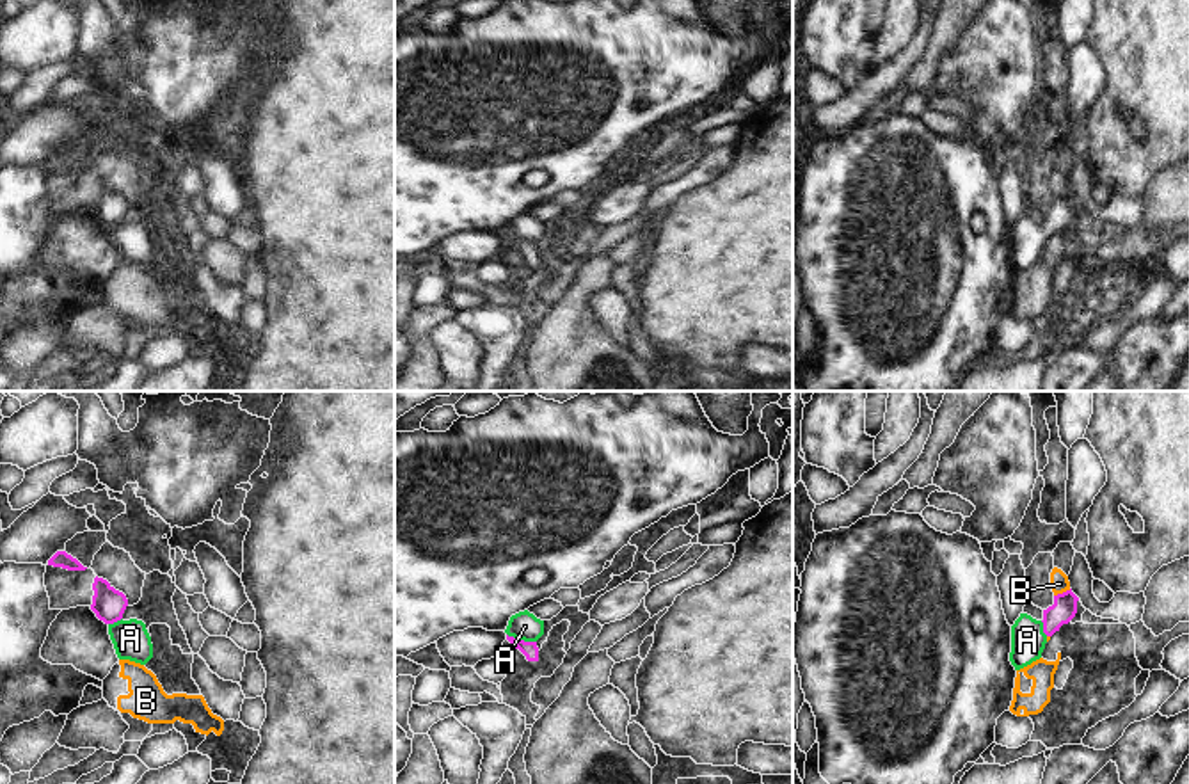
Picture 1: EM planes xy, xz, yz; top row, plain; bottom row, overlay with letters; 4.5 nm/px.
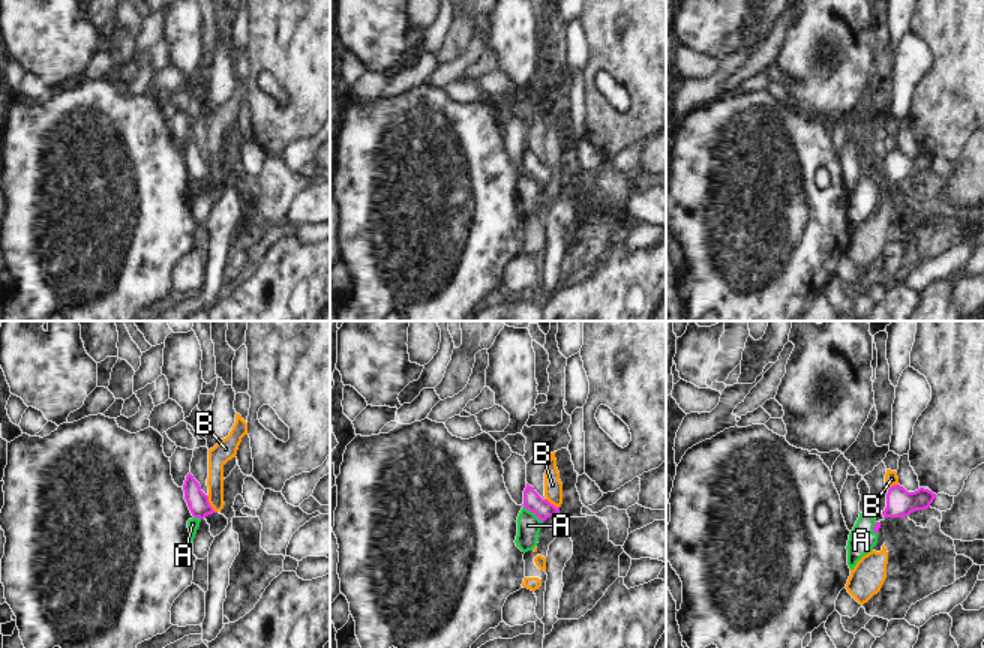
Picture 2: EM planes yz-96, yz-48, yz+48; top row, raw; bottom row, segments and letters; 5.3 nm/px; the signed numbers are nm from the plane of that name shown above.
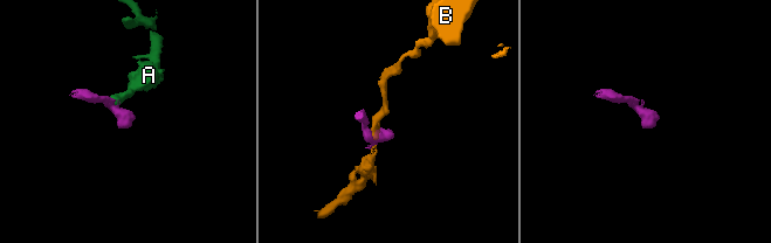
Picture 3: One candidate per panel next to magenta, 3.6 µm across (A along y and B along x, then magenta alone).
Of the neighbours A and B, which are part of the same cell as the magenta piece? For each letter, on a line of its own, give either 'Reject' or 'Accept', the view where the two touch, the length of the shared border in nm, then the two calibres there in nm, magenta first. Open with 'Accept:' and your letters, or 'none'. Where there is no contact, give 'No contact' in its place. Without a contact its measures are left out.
Accept: A
A: Accept. Touches magenta in xz. Shared border 140 nm. Thickness 70 nm (magenta) against 130 nm
B: Reject. Touches magenta in yz. Shared border 90 nm. Thickness 110 nm (magenta) against 90 nm

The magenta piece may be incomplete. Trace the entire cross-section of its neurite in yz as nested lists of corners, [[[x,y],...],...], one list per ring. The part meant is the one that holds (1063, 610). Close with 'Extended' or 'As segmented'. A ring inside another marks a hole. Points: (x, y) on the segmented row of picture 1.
[[[1070,588],[1054,596],[1054,604],[1043,610],[1041,620],[1036,620],[1027,613],[1020,613],[1011,626],[1009,661],[1015,670],[1020,670],[1041,658],[1047,638],[1075,617],[1077,601],[1079,597]]]. Extended

